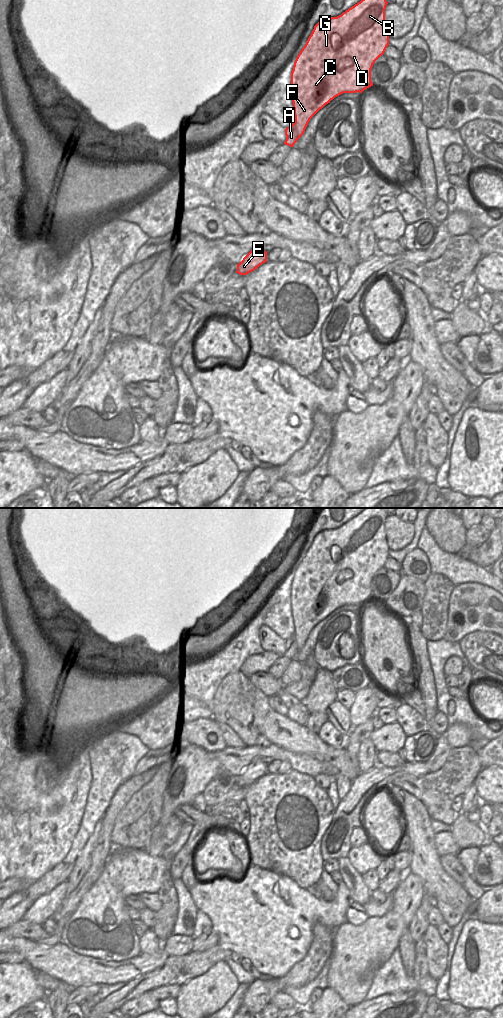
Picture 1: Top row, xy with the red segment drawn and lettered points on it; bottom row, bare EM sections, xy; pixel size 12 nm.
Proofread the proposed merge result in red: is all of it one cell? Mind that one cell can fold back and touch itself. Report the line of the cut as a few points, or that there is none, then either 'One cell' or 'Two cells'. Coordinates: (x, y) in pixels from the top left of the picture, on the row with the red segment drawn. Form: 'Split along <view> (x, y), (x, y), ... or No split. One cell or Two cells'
No split. One cell

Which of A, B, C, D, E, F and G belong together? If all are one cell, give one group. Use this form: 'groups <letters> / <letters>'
groups A B C D E F G

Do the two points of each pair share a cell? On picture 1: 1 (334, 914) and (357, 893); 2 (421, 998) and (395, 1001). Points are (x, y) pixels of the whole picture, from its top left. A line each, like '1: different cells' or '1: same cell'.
1: different cells
2: same cell

